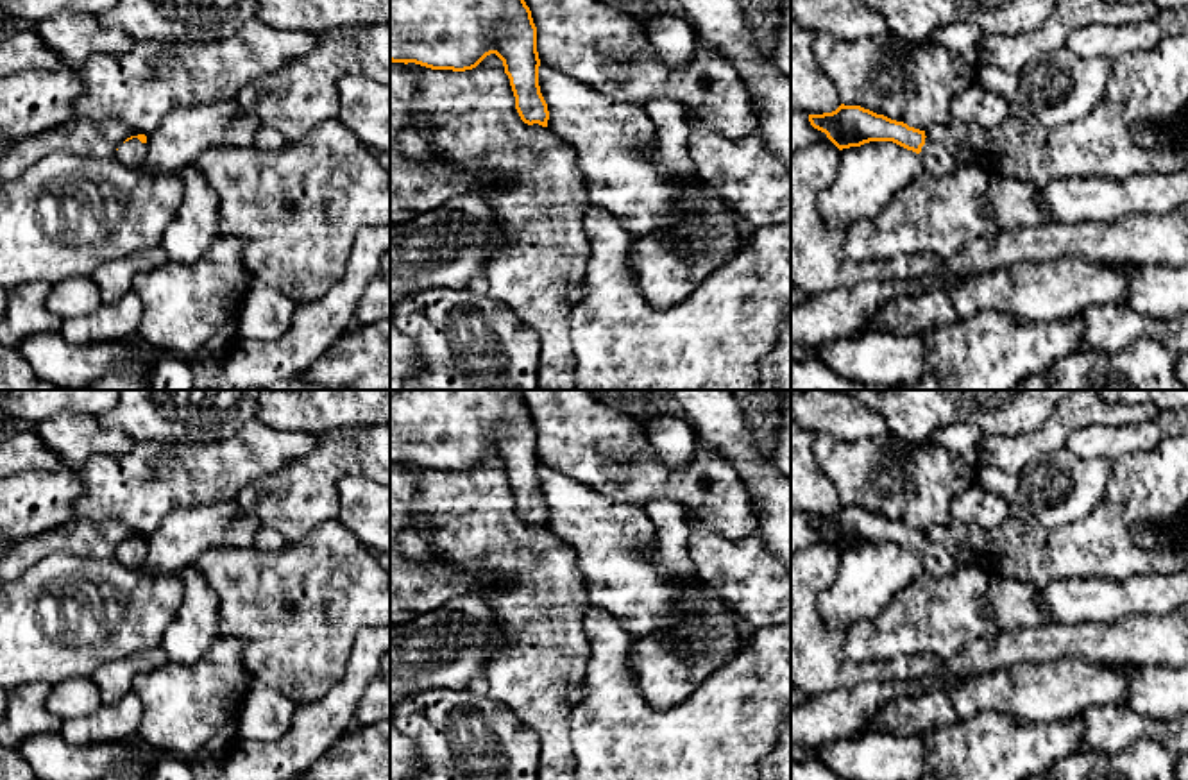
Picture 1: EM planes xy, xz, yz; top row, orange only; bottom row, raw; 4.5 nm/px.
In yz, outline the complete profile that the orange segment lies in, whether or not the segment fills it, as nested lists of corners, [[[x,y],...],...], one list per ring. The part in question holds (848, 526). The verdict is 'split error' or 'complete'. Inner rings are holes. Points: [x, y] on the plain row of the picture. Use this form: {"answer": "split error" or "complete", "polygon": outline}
{"answer": "split error", "polygon": [[[841,504],[832,513],[809,515],[814,530],[839,549],[861,547],[870,542],[893,542],[920,556],[925,571],[936,576],[946,576],[955,571],[957,562],[939,544],[929,540],[925,531],[909,528],[904,522],[877,515],[861,506]]]}

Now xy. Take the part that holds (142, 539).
{"answer": "split error", "polygon": [[[138,535],[127,538],[116,551],[115,558],[123,564],[125,567],[138,571],[145,560],[148,551],[147,537]]]}

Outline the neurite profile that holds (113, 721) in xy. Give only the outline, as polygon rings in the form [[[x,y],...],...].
[[[129,691],[118,701],[104,701],[100,708],[89,716],[64,721],[59,733],[73,746],[120,742],[138,733],[141,719],[143,703]]]

